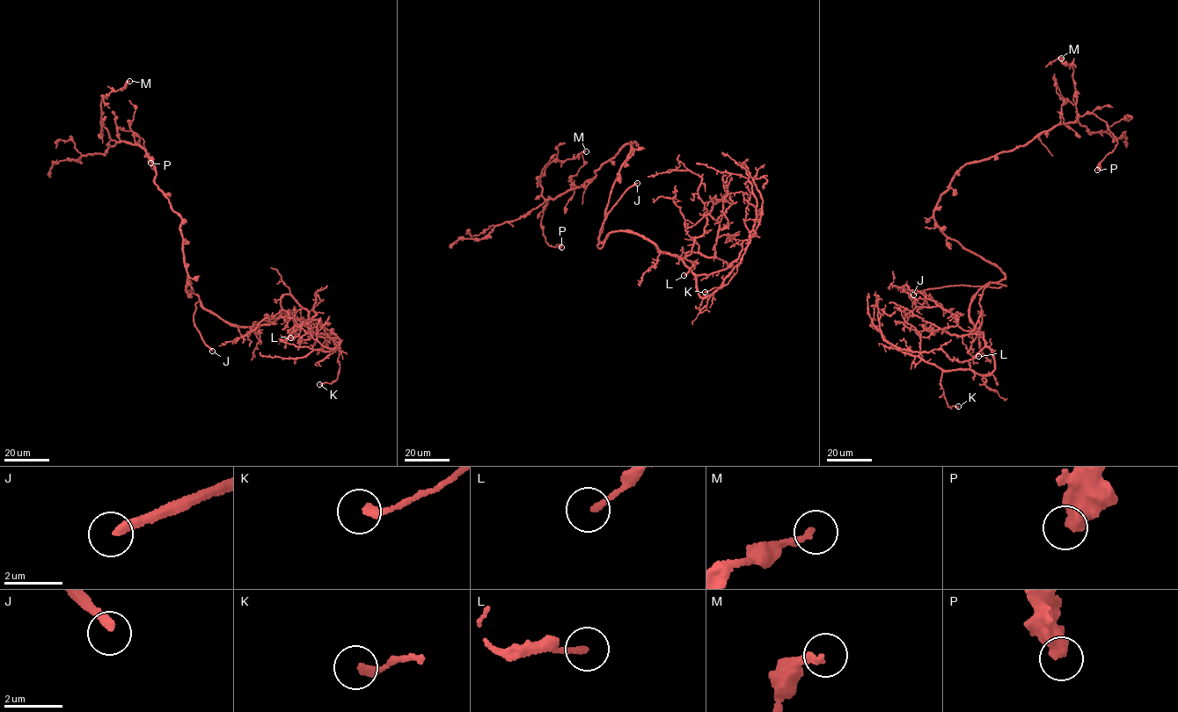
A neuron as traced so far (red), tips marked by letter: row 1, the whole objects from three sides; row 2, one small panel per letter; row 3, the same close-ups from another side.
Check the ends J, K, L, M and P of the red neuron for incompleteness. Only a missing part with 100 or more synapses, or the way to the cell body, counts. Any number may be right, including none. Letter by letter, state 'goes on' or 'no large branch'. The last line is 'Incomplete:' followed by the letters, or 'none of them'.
J: goes on
K: no large branch
L: no large branch
M: no large branch
P: no large branch
Incomplete: J

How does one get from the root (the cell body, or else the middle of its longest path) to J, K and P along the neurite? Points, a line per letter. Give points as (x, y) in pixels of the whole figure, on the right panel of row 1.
J: (983, 257), (1004, 274), (1005, 277), (997, 282), (1006, 286), (996, 288), (954, 285), (913, 294)
K: (983, 257), (1005, 277), (978, 291), (968, 316), (994, 367), (984, 376), (943, 372), (947, 405), (958, 406)
P: (983, 257), (947, 236), (934, 219), (940, 196), (962, 167), (1093, 113), (1117, 142), (1097, 170)

